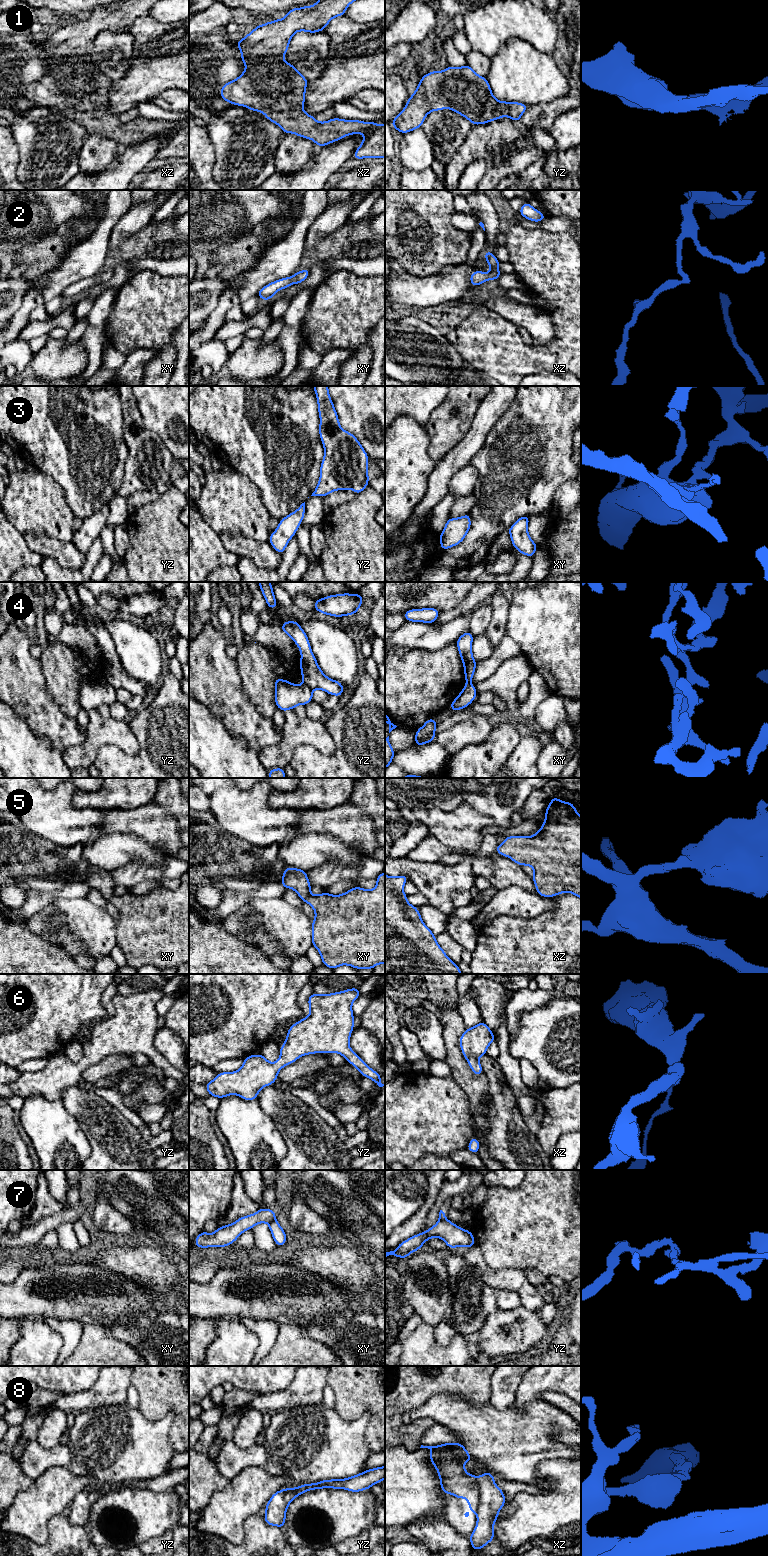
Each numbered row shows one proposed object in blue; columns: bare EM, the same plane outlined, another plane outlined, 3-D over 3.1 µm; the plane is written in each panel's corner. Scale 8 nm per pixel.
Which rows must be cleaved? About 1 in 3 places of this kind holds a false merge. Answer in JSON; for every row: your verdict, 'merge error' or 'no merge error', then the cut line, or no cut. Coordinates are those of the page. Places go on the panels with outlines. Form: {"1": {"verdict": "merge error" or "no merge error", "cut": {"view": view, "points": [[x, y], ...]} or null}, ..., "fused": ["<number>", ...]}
{"1": {"verdict": "no merge error", "cut": null}, "2": {"verdict": "no merge error", "cut": null}, "3": {"verdict": "no merge error", "cut": null}, "4": {"verdict": "merge error", "cut": {"view": "yz", "points": [[303, 682], [312, 690]]}}, "5": {"verdict": "no merge error", "cut": null}, "6": {"verdict": "no merge error", "cut": null}, "7": {"verdict": "merge error", "cut": {"view": "yz", "points": [[439, 1219], [446, 1220]]}}, "8": {"verdict": "merge error", "cut": {"view": "xz", "points": [[477, 1477], [478, 1505]]}}, "fused": ["4", "7", "8"]}

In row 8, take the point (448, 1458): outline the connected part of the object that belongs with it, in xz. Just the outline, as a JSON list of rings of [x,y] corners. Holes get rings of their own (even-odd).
[[[459,1443],[423,1446],[431,1450],[430,1461],[440,1478],[440,1487],[446,1494],[468,1500],[472,1514],[477,1513],[479,1502],[478,1477],[466,1472],[464,1463],[473,1461],[466,1448]]]

